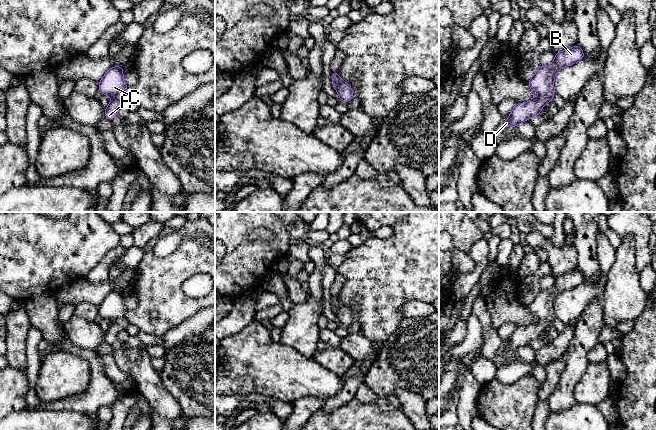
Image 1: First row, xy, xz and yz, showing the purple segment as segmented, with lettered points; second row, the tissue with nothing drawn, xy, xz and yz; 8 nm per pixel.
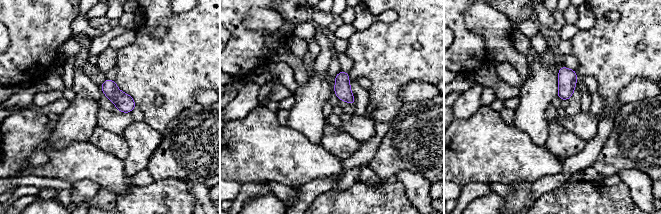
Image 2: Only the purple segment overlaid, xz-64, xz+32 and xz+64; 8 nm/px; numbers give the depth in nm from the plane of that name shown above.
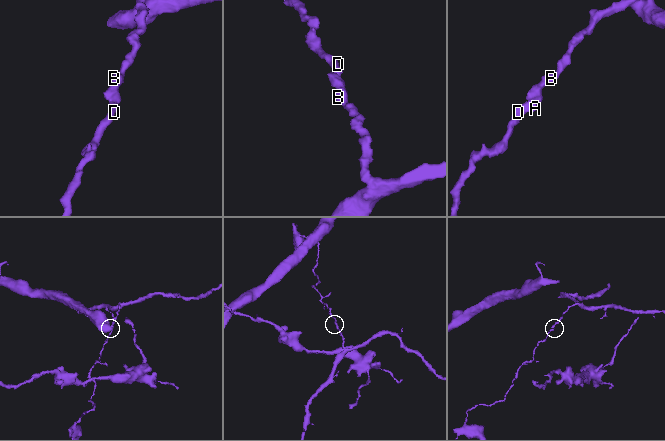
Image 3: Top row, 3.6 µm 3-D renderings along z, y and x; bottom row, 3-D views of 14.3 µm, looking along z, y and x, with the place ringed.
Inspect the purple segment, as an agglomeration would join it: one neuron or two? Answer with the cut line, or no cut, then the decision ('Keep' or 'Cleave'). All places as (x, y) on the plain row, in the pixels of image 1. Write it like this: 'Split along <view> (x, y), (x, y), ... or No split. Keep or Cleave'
No split. Keep

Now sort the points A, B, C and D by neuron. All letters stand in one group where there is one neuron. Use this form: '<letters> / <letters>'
A B C D

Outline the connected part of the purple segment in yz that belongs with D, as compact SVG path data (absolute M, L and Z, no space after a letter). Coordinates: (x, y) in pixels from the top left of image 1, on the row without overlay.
M577 268L574 271L555 277L554 285L547 290L539 290L535 299L527 306L535 317L535 322L527 327L517 327L508 343L504 344L502 352L516 352L521 346L526 346L532 340L540 340L543 330L553 324L555 318L554 301L563 291L579 286L584 282L584 276Z

